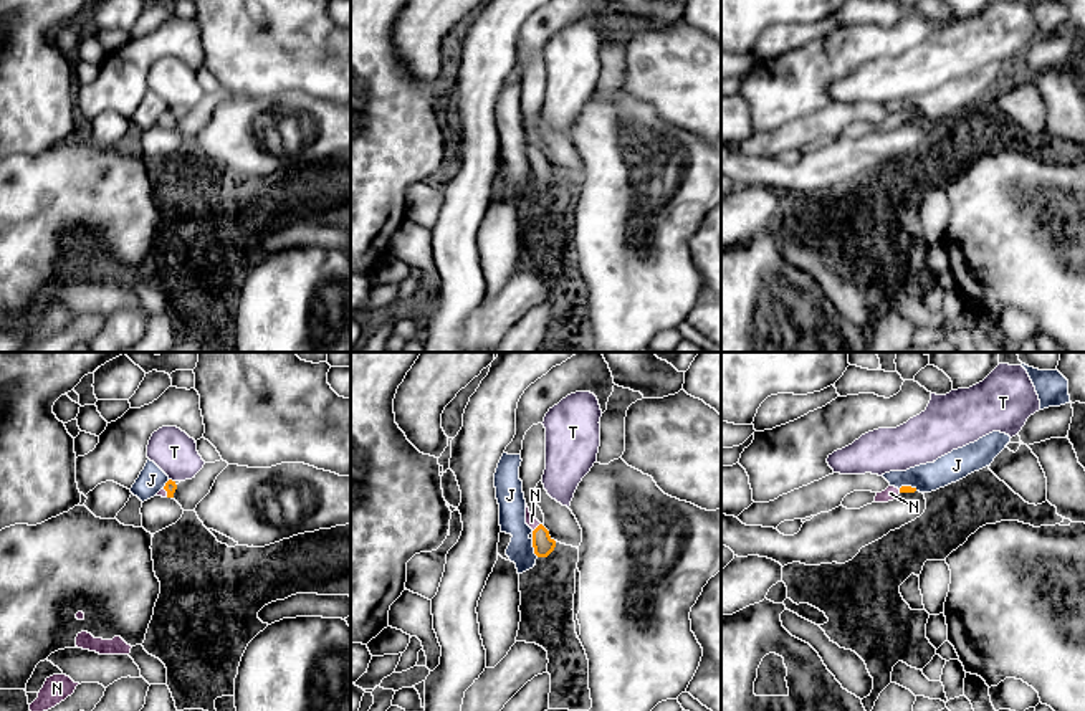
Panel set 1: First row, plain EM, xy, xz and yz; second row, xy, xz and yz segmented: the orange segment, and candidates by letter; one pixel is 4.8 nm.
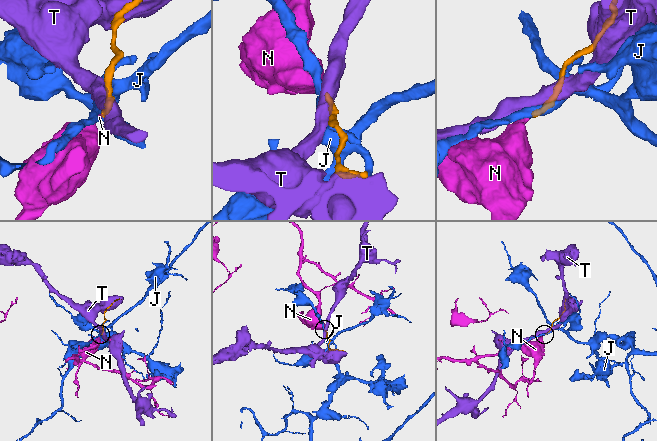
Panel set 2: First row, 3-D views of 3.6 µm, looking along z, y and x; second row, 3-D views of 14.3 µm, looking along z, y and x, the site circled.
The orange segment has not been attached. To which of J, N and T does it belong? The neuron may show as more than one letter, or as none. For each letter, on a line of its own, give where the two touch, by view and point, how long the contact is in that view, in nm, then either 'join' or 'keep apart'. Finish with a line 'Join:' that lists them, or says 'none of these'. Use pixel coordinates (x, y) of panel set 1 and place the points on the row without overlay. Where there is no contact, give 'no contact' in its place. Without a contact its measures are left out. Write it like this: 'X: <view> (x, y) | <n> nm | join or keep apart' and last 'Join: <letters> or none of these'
J: xz (533, 176) | 90 nm | keep apart
N: xz (536, 157) | 60 nm | join
T: xy (171, 109) | 40 nm | keep apart
Join: N

